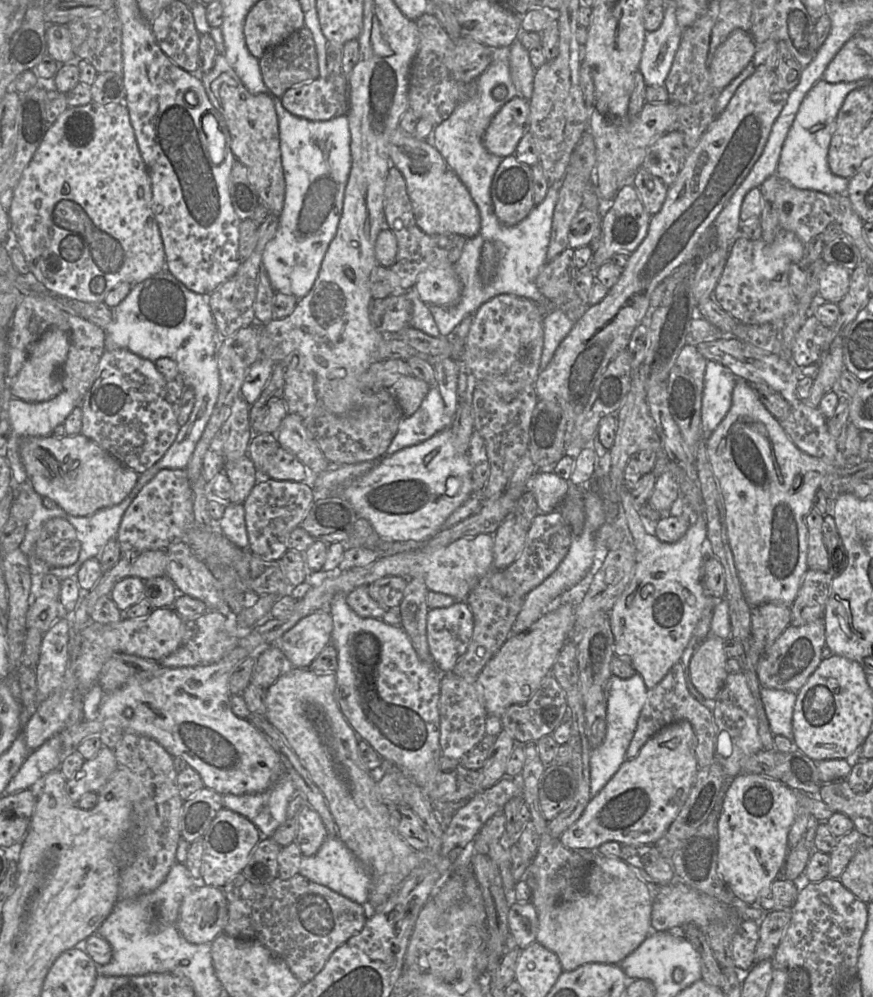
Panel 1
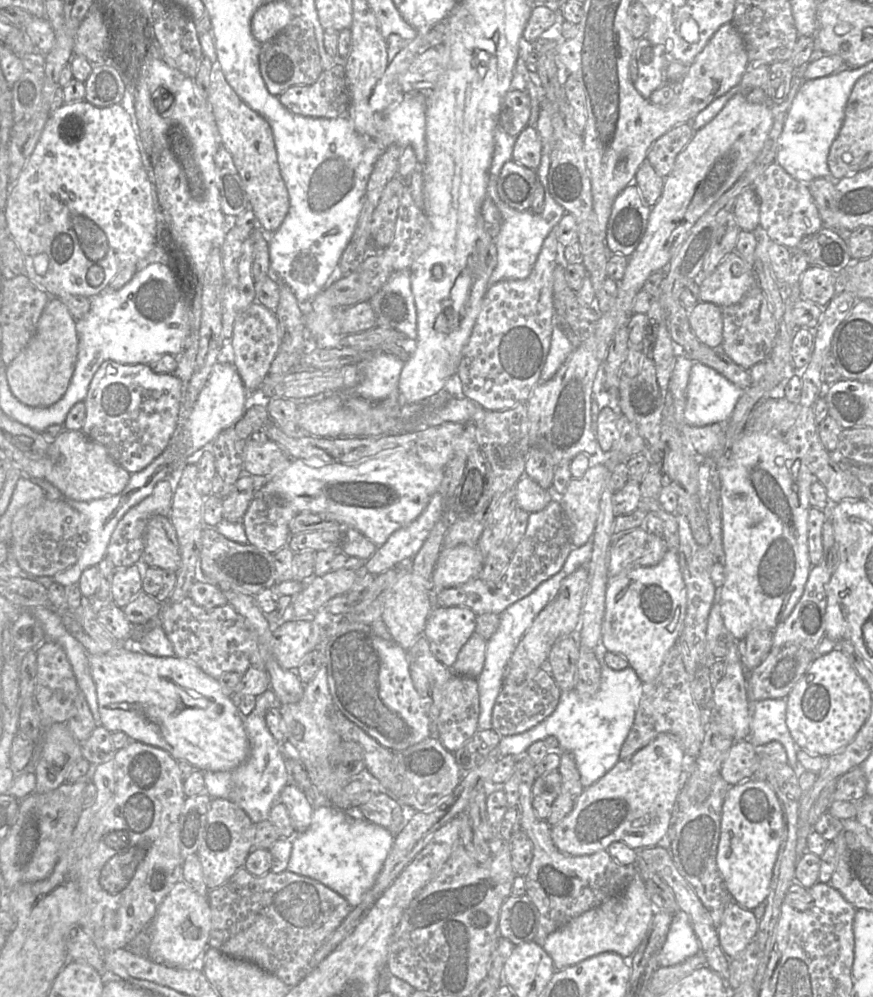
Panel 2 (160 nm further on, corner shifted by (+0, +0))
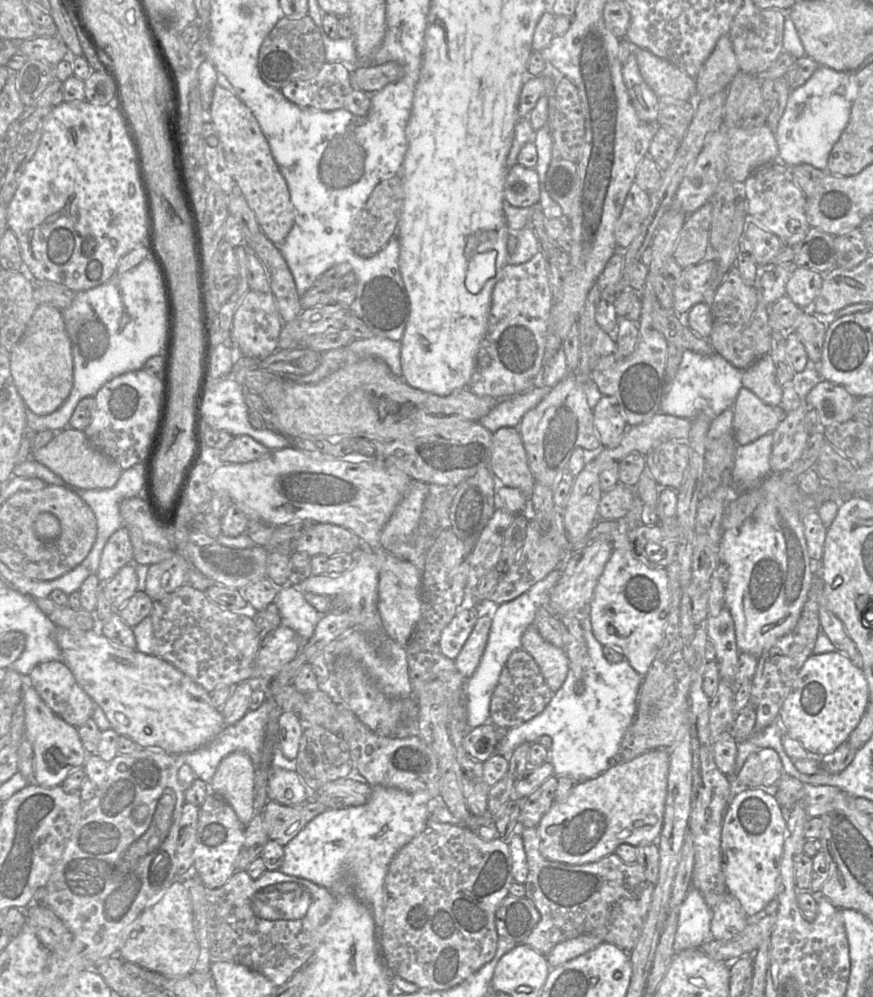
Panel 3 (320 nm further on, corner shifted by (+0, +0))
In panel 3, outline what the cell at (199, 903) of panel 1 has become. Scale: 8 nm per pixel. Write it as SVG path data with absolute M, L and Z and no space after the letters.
M175 881L162 898L154 905L152 903L141 913L131 925L126 942L119 951L123 961L139 965L149 971L161 974L165 978L180 978L194 971L200 954L200 947L194 930L194 914L189 889L179 881Z

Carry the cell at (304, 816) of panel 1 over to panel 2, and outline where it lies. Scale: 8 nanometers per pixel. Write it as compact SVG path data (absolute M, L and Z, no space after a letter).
M288 783L282 789L279 801L286 806L295 832L304 832L310 826L314 810L306 794L296 784Z

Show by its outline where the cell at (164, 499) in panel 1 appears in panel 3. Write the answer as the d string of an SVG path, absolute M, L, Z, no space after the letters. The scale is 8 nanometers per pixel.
M122 526L116 530L105 544L97 577L101 583L113 578L125 565L133 562L133 547L128 530Z

